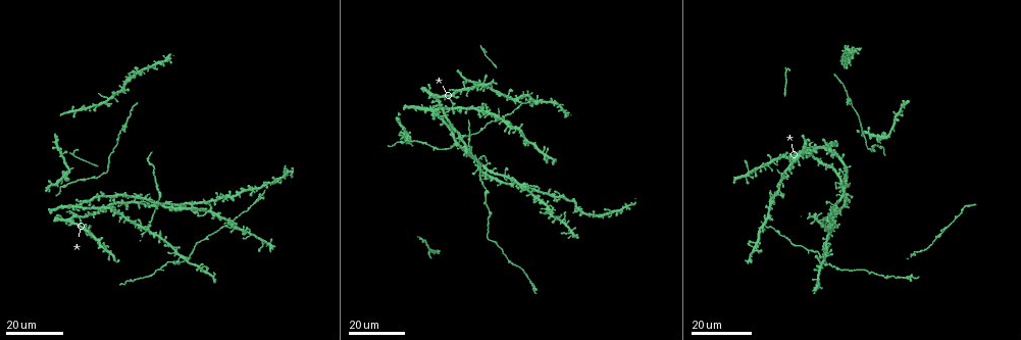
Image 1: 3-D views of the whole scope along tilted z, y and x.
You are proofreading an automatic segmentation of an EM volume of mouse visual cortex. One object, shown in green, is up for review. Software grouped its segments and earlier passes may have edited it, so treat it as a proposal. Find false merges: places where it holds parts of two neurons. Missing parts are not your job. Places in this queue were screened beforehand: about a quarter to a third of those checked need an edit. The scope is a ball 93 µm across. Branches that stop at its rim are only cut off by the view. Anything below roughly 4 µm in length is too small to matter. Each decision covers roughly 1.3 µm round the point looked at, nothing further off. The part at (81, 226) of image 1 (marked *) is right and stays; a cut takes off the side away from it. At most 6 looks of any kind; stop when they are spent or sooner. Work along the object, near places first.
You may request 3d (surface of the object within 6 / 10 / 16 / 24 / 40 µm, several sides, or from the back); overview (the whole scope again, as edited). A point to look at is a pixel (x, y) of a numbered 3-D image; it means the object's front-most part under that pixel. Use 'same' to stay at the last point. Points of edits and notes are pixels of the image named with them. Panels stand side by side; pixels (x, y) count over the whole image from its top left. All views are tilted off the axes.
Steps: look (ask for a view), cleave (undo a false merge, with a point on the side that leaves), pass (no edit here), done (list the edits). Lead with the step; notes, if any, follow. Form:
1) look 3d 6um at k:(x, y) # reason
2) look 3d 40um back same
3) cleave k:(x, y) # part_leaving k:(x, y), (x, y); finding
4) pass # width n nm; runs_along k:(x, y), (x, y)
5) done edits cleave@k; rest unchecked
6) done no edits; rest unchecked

look 3d 16um at 1:(68, 185)

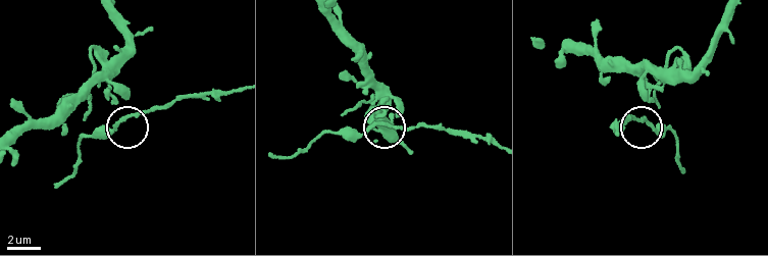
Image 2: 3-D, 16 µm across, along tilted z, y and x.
look 3d 10um at 2:(123, 120)

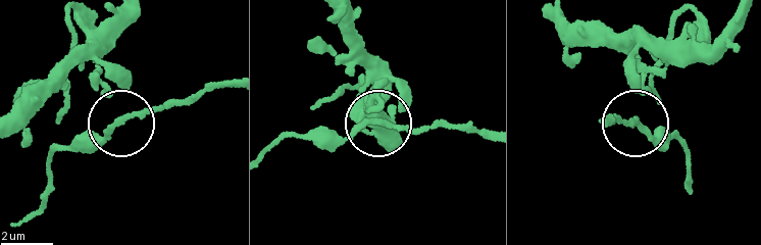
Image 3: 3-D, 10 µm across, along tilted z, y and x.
pass # width 140 nm; continuous, no second neuron

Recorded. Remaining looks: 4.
look 3d 24um at 1:(76, 112) # three arms meet

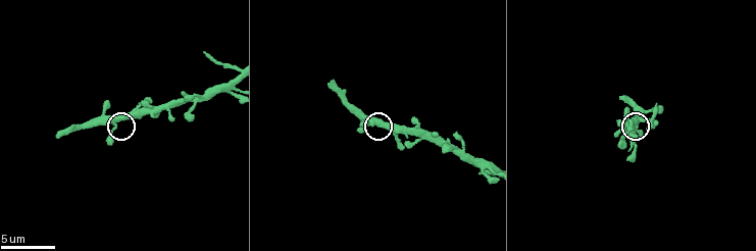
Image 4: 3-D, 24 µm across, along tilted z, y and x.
look 3d 10um at 4:(116, 125)

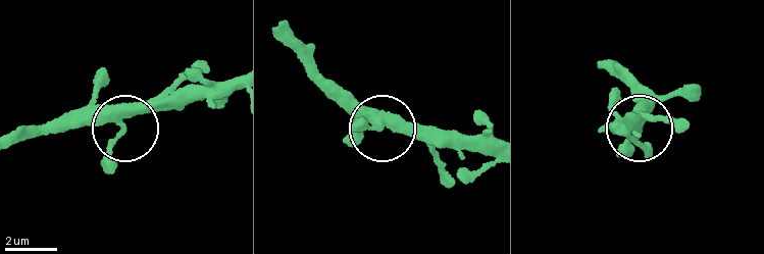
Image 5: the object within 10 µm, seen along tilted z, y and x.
pass # continuous, no second neuron

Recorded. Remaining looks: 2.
look 3d 16um at 1:(123, 125) # sudden change in width

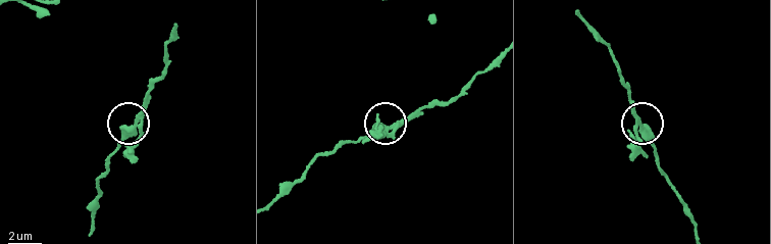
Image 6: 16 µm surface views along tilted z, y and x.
look 3d 6um at 6:(138, 117)

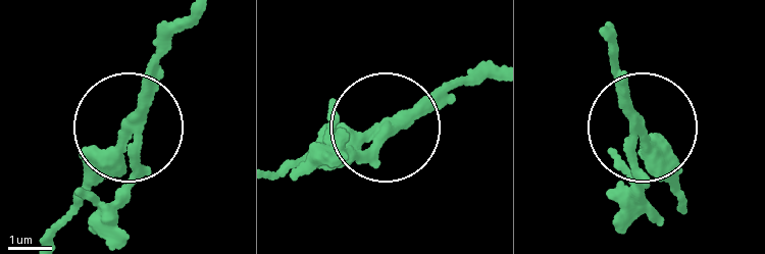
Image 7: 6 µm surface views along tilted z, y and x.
cleave 7:(133, 164) # part_leaving 7:(417, 115), (295, 179); a second neuron is stuck on

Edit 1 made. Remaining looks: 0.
done edits cleave@7; rest unchecked

